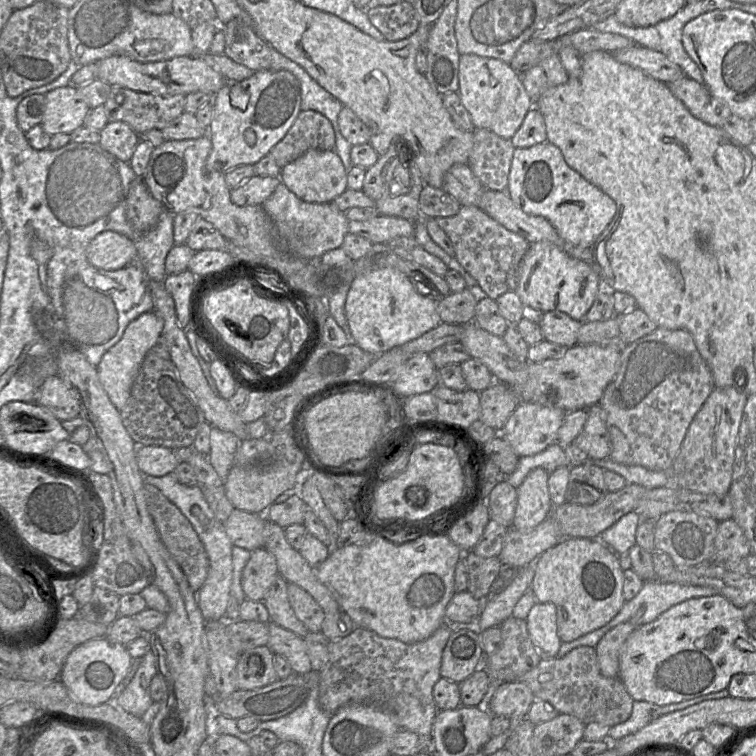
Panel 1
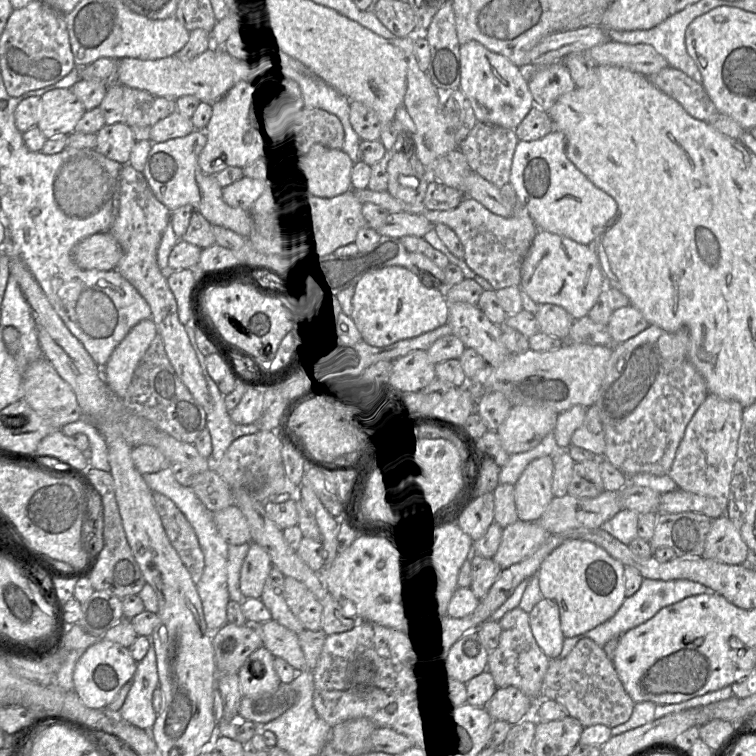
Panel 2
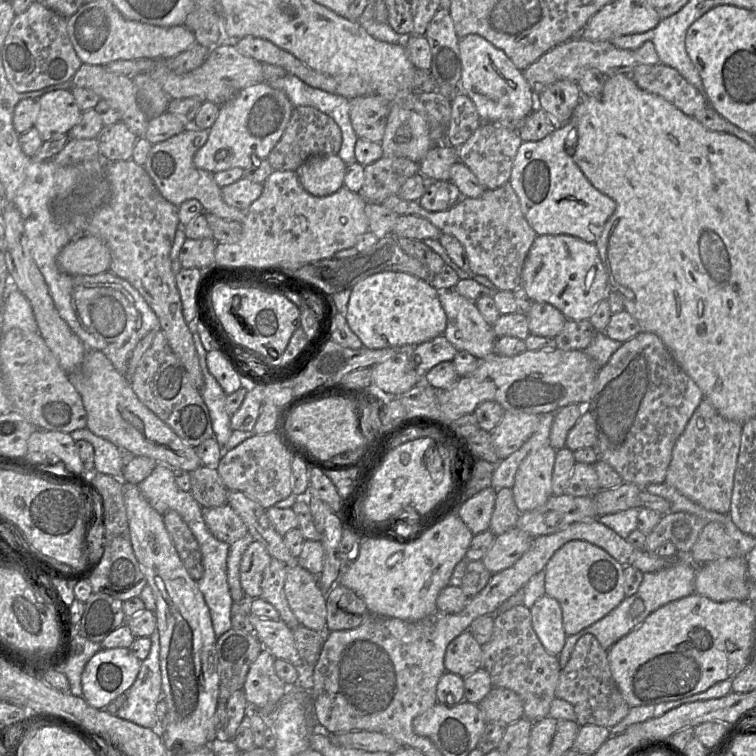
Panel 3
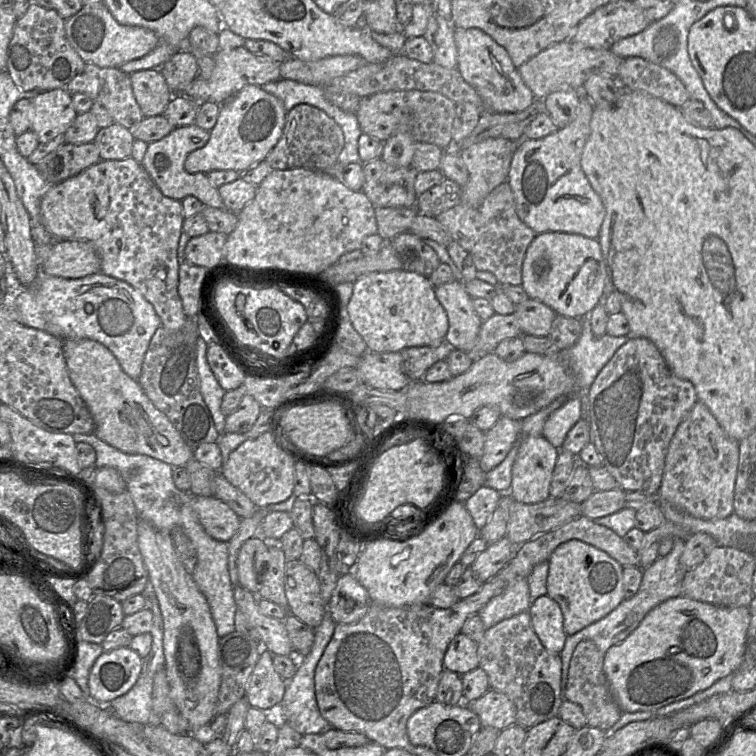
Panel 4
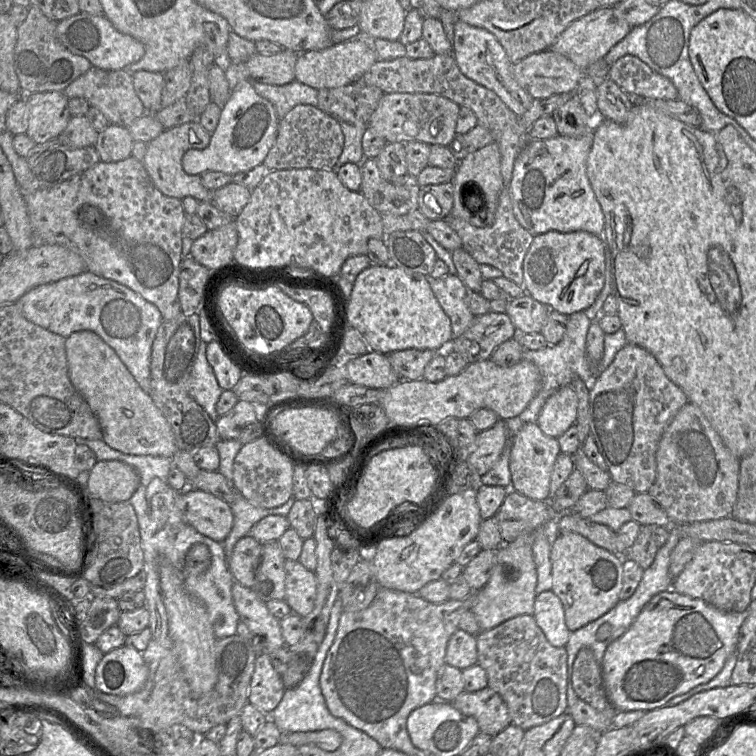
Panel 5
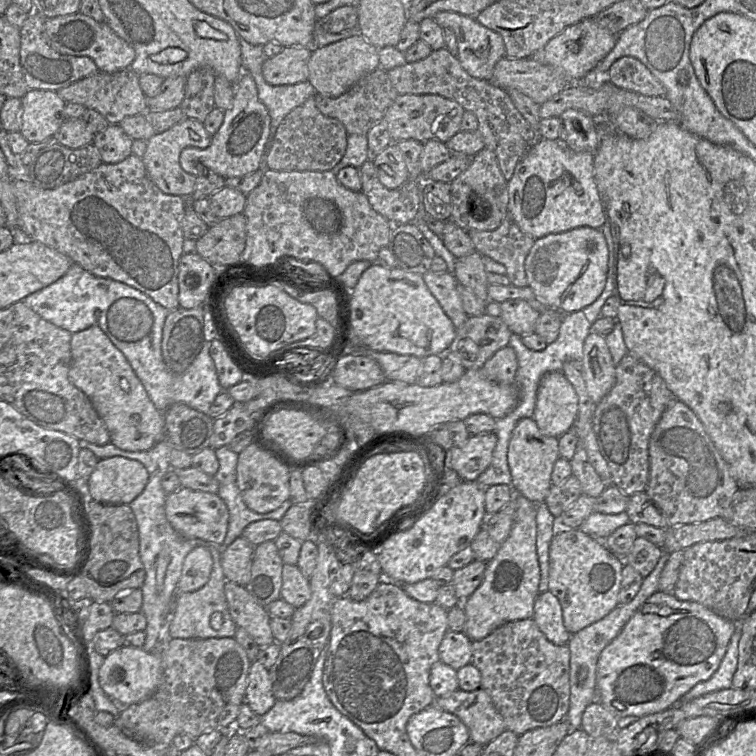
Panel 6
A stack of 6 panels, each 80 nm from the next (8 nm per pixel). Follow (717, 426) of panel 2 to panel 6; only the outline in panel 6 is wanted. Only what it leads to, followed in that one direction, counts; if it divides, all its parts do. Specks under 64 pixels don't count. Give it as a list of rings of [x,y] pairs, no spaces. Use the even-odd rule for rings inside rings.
[[[680,400],[664,411],[649,440],[646,494],[670,526],[722,518],[739,487],[696,414]]]

